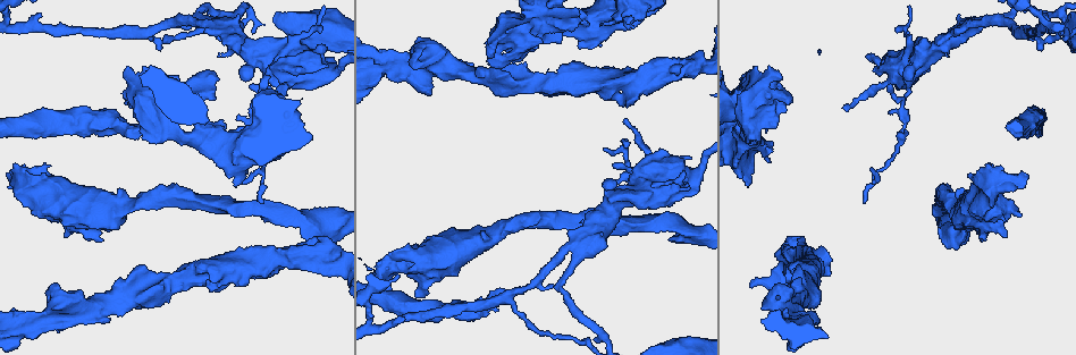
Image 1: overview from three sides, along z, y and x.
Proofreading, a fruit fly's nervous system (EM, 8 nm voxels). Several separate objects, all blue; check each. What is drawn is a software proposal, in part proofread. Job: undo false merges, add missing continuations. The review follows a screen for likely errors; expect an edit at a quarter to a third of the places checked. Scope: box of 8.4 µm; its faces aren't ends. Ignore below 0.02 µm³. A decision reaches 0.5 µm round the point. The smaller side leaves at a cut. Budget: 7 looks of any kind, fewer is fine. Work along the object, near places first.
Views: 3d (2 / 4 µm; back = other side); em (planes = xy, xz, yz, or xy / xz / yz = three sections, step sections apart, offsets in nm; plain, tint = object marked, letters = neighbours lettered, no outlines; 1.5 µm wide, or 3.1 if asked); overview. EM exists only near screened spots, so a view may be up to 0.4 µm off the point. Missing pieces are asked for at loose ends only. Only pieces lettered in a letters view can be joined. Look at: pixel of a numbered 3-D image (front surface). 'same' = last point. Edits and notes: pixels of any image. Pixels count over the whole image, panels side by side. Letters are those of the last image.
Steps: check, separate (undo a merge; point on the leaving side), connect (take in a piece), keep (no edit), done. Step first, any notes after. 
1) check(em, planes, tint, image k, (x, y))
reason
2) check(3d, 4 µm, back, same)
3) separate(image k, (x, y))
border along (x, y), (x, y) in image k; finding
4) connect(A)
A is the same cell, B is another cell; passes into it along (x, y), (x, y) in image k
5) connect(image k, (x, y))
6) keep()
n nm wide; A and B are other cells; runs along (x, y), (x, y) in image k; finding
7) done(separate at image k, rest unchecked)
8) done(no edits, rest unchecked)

check(em, xy, step 4, tint, image 1, (1003, 234))
free end

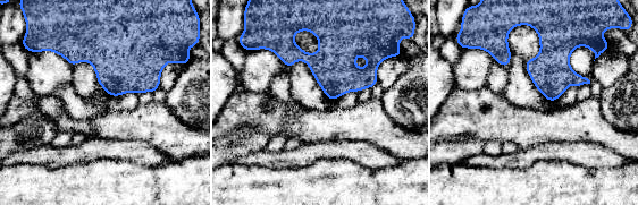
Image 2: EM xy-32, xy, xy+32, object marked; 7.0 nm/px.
check(em, planes, letters, same)

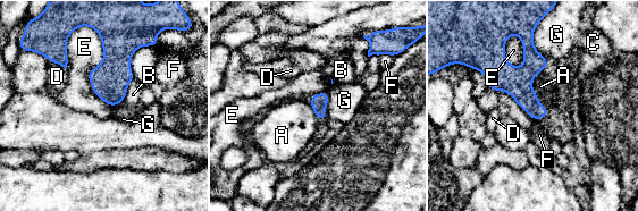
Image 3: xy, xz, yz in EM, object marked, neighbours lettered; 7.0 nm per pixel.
keep()
A, B, C, D, E, F and G are other cells; border along (536, 75), (532, 91), (546, 108) in image 3; no lettered piece goes on from it

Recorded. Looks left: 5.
check(3d, 2 µm, image 1, (689, 230))
sharp bend

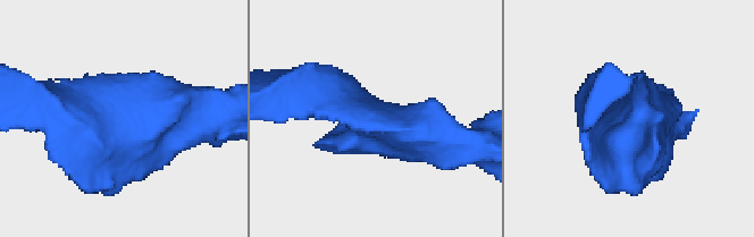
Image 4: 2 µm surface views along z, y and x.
check(em, xz, step 8, tint, image 4, (122, 112))
now the EM

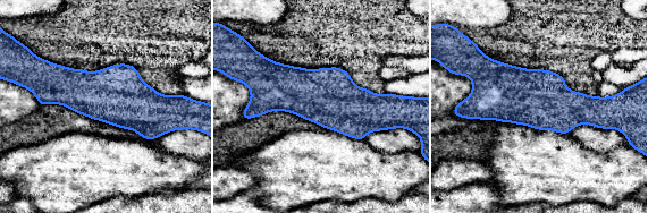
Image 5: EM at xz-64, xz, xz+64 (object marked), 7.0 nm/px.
check(em, planes, letters, same)

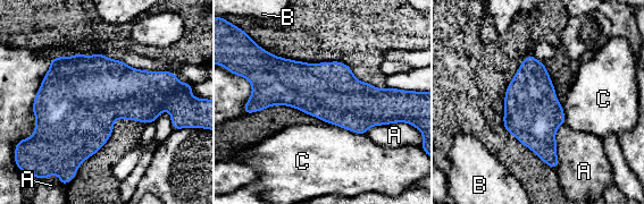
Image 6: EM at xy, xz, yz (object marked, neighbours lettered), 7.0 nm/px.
keep()
A touches over 300 nm; A, B and C are other cells; border along (326, 122), (337, 125), (346, 130) in image 6; all the same neuron

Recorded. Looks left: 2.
check(3d, 4 µm, image 1, (749, 185))
stops while still wide

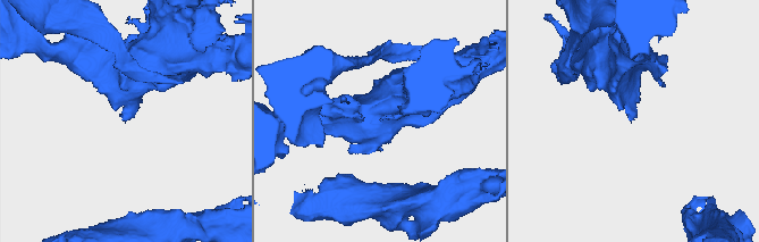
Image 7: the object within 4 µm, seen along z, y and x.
check(em, xy, step 8, letters, image 7, (125, 122))
need the tissue

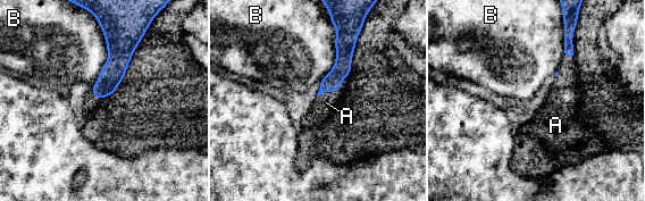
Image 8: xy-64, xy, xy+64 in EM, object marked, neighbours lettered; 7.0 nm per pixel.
connect(A)
A is the same cell, B is another cell; passes into it along (331, 82), (335, 90), (326, 102) in image 8; it goes on there

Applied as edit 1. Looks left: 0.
done(connect at image 8, rest unchecked)

